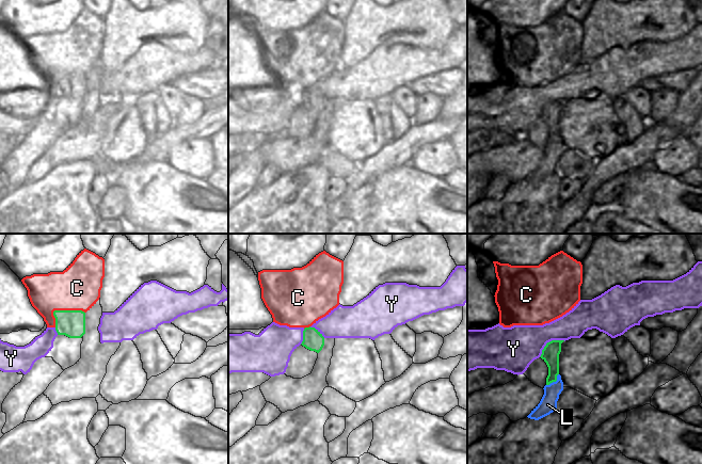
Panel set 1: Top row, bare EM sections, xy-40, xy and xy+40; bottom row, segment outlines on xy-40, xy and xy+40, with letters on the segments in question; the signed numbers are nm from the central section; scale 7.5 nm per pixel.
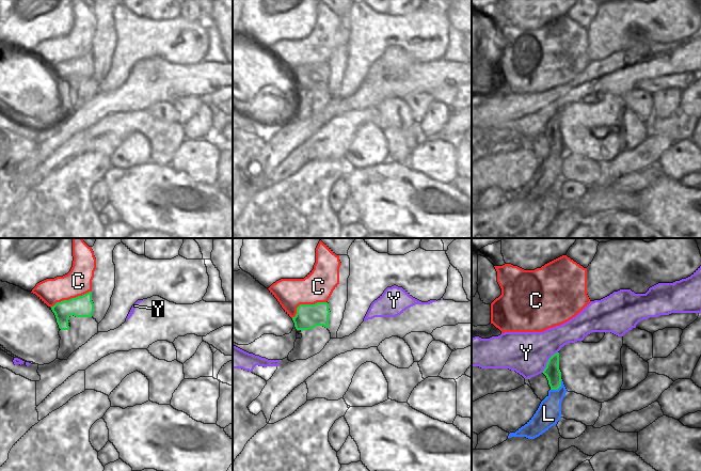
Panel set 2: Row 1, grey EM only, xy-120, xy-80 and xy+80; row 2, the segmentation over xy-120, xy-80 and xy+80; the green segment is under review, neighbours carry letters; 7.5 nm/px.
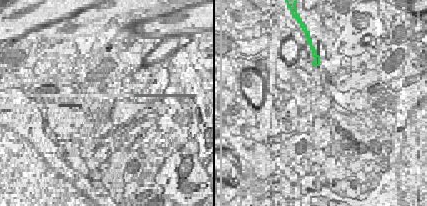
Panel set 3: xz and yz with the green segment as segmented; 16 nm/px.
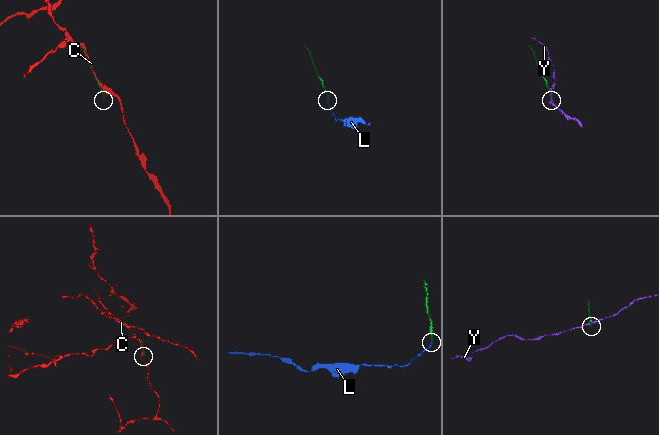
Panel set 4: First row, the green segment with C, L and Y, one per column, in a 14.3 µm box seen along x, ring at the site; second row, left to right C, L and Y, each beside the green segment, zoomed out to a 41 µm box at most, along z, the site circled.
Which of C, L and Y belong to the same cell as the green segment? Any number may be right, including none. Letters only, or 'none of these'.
none of these

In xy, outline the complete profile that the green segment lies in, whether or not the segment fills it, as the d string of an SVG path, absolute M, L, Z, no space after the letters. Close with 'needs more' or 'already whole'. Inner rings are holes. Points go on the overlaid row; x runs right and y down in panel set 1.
M305 327L301 345L310 351L319 353L324 346L324 337L315 327Z; already whole

